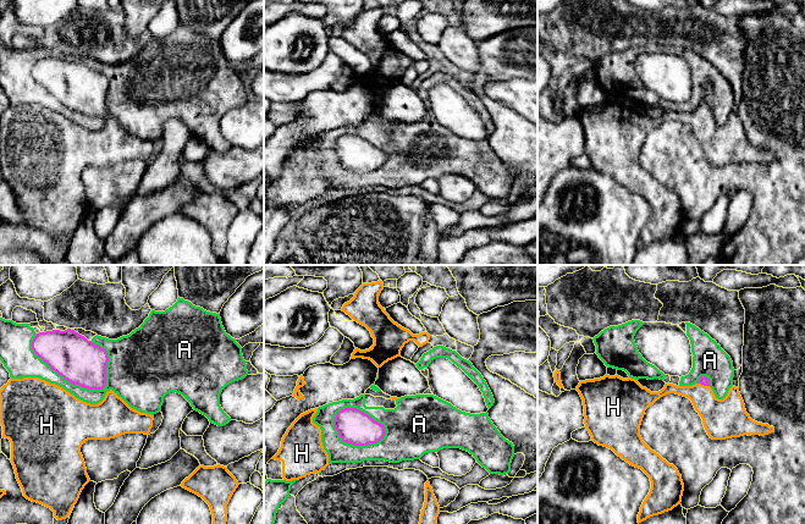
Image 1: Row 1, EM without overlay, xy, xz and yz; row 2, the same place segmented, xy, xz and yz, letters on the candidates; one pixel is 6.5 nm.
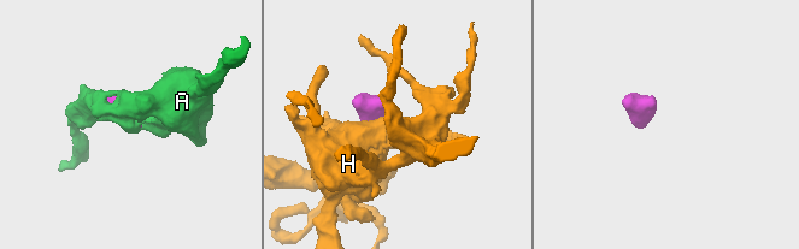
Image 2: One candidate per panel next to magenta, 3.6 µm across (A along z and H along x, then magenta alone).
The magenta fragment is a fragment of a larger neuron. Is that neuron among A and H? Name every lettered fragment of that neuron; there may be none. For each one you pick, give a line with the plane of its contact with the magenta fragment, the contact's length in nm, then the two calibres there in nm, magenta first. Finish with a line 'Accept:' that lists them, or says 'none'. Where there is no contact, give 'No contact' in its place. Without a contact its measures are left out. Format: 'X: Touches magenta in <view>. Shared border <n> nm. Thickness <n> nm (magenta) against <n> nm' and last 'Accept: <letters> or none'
H: Touches magenta in yz. Shared border 80 nm. Thickness 60 nm (magenta) against 260 nm
Accept: H

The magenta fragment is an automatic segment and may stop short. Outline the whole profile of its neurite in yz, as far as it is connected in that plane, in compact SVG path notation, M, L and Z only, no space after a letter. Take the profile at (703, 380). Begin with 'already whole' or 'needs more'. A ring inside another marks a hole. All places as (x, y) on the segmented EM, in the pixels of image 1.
needs more; M605 375L580 381L575 390L583 399L584 424L591 440L612 449L650 478L651 489L640 507L638 523L672 511L680 504L684 491L678 469L652 451L640 436L645 410L661 397L676 393L689 398L712 440L774 432L773 426L750 418L739 387L732 386L727 396L718 399L706 376L693 386L666 384L661 391L651 392L635 379Z

